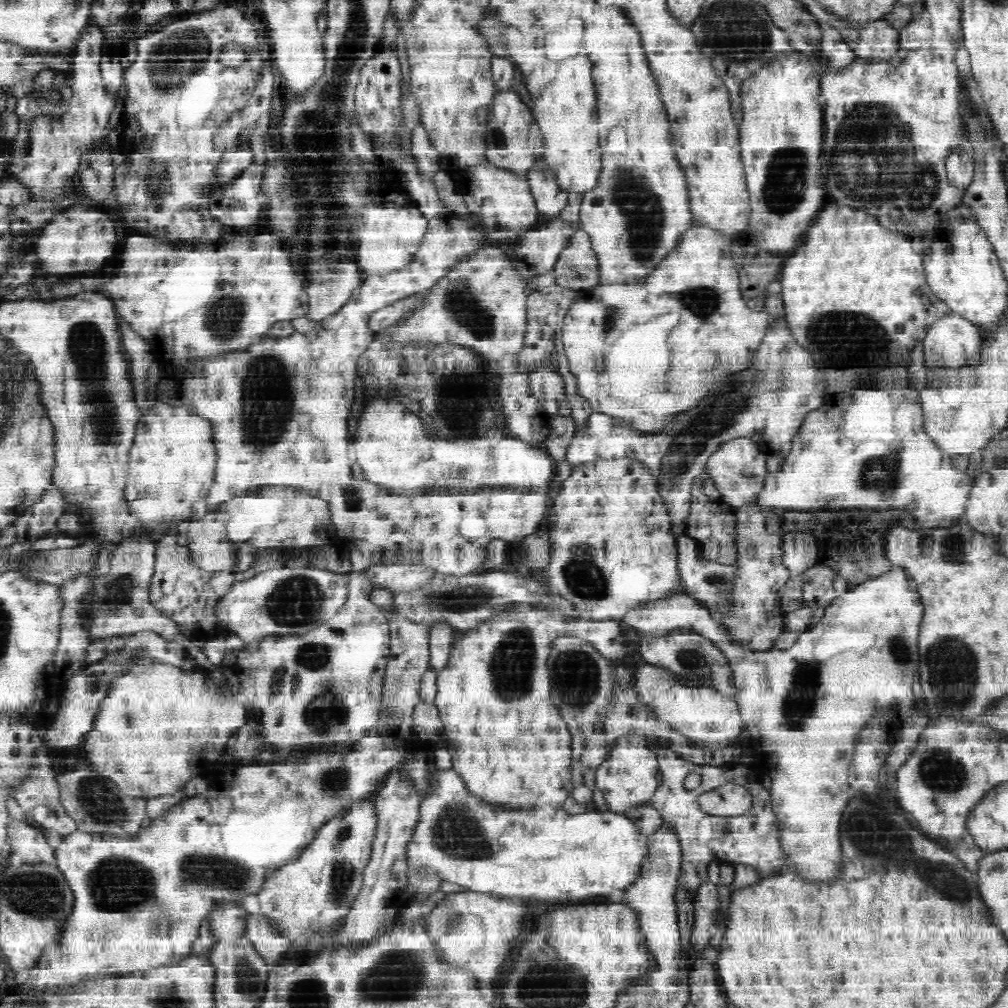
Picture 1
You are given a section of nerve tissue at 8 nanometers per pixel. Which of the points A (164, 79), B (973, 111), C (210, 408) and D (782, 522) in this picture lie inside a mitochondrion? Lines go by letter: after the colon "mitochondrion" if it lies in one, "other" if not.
A: mitochondrion
B: other
C: other
D: other

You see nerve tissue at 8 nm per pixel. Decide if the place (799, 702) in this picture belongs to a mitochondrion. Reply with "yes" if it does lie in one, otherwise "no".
yes

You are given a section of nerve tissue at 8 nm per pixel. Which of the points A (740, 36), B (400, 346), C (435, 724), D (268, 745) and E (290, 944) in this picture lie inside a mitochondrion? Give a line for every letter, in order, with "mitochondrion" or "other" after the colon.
A: mitochondrion
B: other
C: other
D: other
E: other

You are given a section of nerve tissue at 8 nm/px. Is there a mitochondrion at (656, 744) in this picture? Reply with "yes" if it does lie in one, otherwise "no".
no

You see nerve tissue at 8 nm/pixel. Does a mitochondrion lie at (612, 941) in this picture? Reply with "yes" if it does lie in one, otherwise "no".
no

